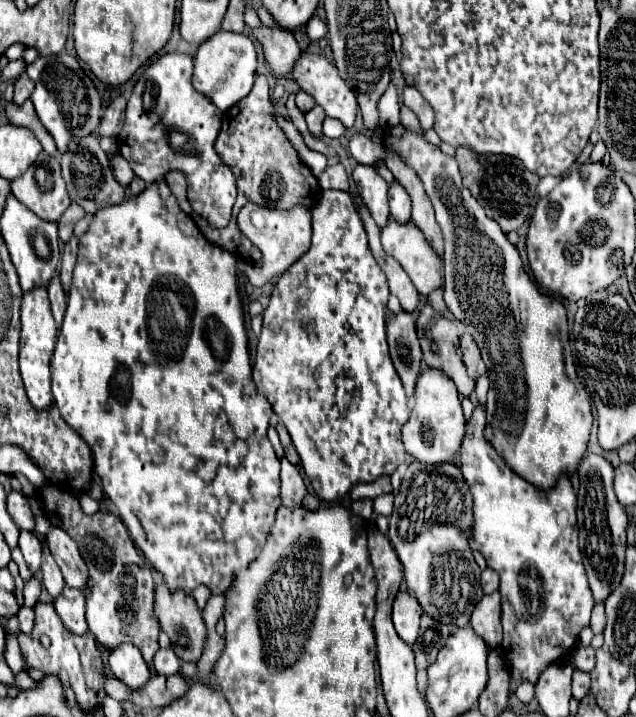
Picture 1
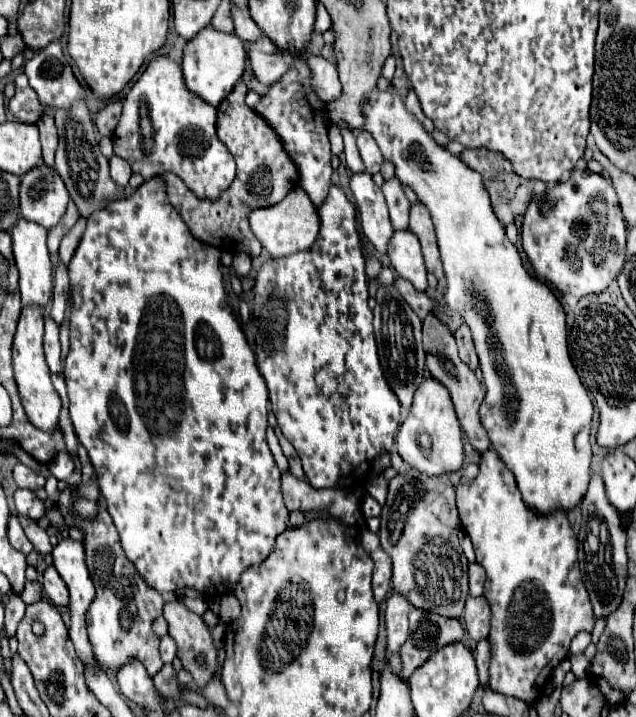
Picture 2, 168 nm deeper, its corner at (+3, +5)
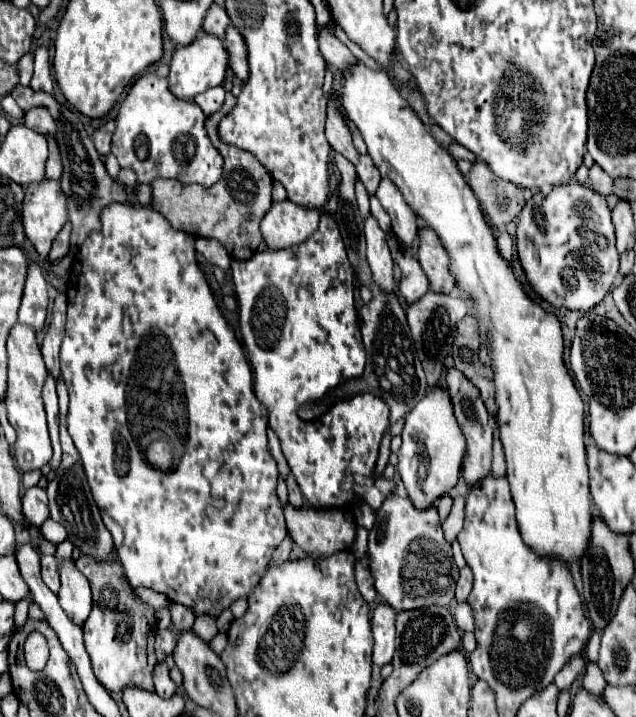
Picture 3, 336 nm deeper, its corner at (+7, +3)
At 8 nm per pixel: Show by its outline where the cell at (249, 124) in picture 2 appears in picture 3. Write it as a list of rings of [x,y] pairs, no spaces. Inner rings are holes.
[[[229,91],[223,107],[211,117],[207,117],[205,121],[205,129],[211,137],[211,143],[221,151],[225,159],[225,177],[209,189],[199,189],[197,185],[185,185],[177,179],[155,179],[151,183],[153,187],[151,205],[153,209],[161,211],[175,229],[185,231],[193,237],[217,239],[231,253],[233,259],[245,261],[255,255],[257,247],[263,241],[259,233],[259,221],[265,215],[265,211],[271,207],[273,177],[253,153],[239,149],[237,145],[227,145],[225,141],[221,143],[219,121],[225,115],[229,115],[235,103],[237,103],[237,97]]]

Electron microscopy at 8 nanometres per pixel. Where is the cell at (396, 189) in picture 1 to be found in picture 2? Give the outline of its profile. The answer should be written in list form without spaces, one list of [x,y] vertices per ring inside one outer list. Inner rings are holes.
[[[393,177],[393,179],[383,183],[381,191],[383,191],[387,207],[389,207],[389,217],[391,217],[393,229],[407,229],[411,203],[403,191],[403,185],[397,181],[397,177]]]

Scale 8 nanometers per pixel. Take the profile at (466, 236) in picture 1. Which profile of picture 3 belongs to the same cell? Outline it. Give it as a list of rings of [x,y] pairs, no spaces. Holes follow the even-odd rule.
[[[359,61],[359,65],[345,73],[341,103],[347,119],[353,121],[361,131],[367,151],[381,171],[381,177],[389,177],[403,193],[407,205],[437,233],[449,255],[449,273],[453,275],[457,289],[471,299],[469,315],[479,325],[479,335],[487,347],[493,369],[497,403],[495,425],[505,453],[507,479],[513,489],[521,535],[539,555],[549,555],[563,561],[581,557],[581,551],[585,551],[585,541],[589,539],[589,523],[593,517],[585,451],[585,407],[573,377],[563,363],[563,333],[559,319],[547,313],[525,293],[513,265],[499,253],[497,237],[481,211],[477,195],[457,169],[455,159],[431,137],[427,127],[411,111],[399,89],[385,73],[373,71]]]

